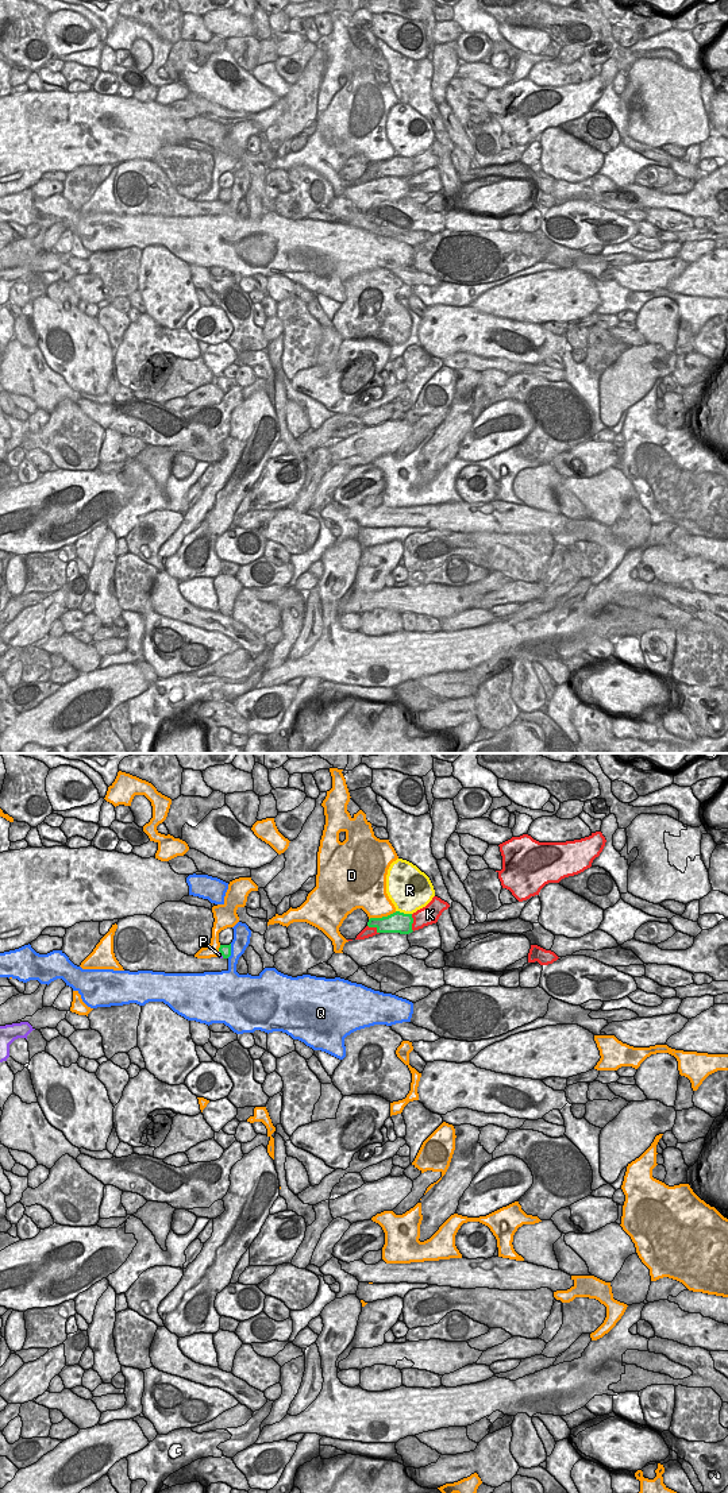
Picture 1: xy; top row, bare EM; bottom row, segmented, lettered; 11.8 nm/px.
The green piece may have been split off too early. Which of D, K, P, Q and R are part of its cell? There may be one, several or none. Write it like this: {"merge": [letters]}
{"merge": ["P"]}

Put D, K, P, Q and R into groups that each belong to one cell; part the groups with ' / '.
D / K / P / Q / R

